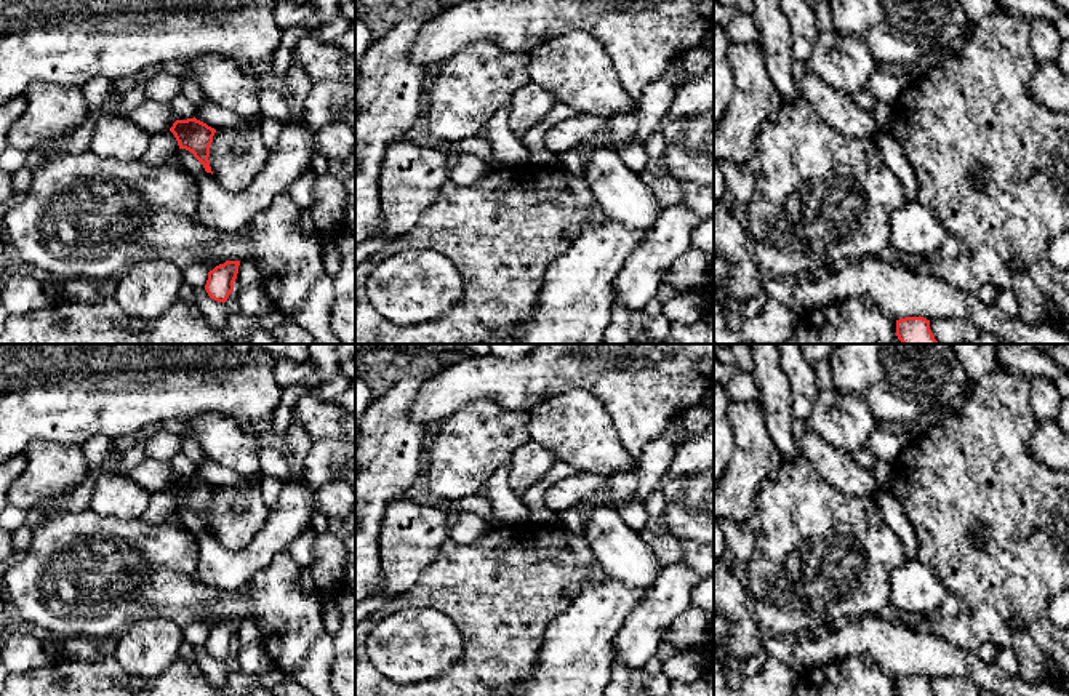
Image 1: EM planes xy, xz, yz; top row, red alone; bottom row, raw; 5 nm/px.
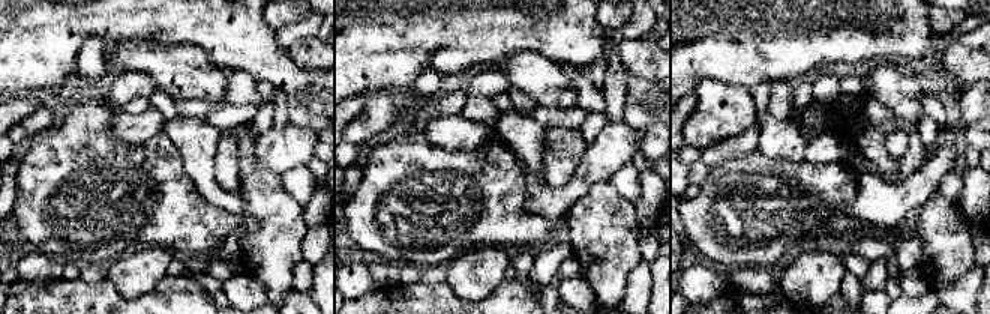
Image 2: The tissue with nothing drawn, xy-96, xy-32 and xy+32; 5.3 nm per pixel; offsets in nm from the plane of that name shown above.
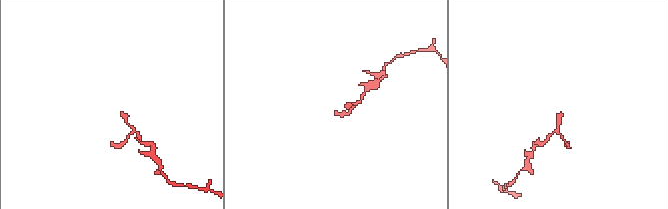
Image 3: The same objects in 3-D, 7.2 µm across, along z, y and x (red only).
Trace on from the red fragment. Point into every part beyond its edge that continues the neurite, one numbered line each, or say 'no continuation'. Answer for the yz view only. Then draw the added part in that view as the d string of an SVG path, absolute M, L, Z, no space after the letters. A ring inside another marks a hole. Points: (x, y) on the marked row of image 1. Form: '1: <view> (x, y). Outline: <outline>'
no continuation

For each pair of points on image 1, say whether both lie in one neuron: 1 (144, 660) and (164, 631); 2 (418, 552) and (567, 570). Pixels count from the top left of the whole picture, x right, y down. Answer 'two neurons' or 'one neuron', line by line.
1: one neuron
2: two neurons

